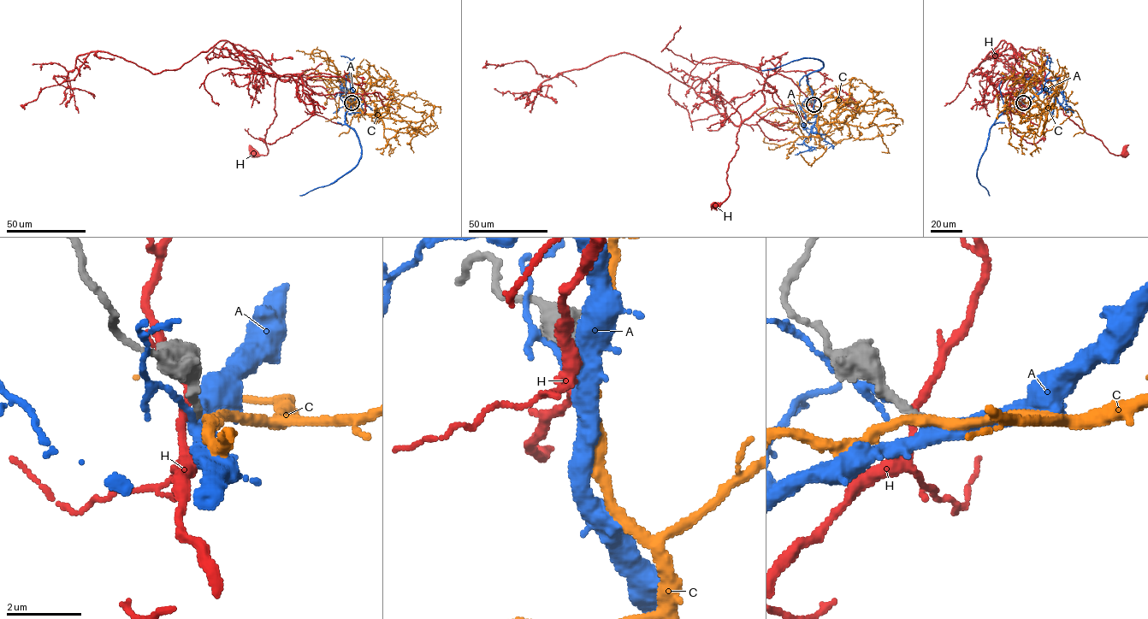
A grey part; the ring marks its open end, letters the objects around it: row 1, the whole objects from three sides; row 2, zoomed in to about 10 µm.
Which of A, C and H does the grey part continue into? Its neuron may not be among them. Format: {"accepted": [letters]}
{"accepted": []}

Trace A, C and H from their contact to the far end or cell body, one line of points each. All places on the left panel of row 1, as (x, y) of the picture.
A: (351, 103), (346, 113), (345, 121), (354, 131), (358, 140), (361, 148), (358, 162), (327, 185), (299, 195)
C: (352, 103), (371, 114), (398, 114), (411, 133), (427, 134), (437, 126), (433, 106), (424, 105)
H: (351, 103), (353, 94), (311, 91), (302, 73), (279, 78), (276, 116), (264, 135), (268, 153), (254, 155)

